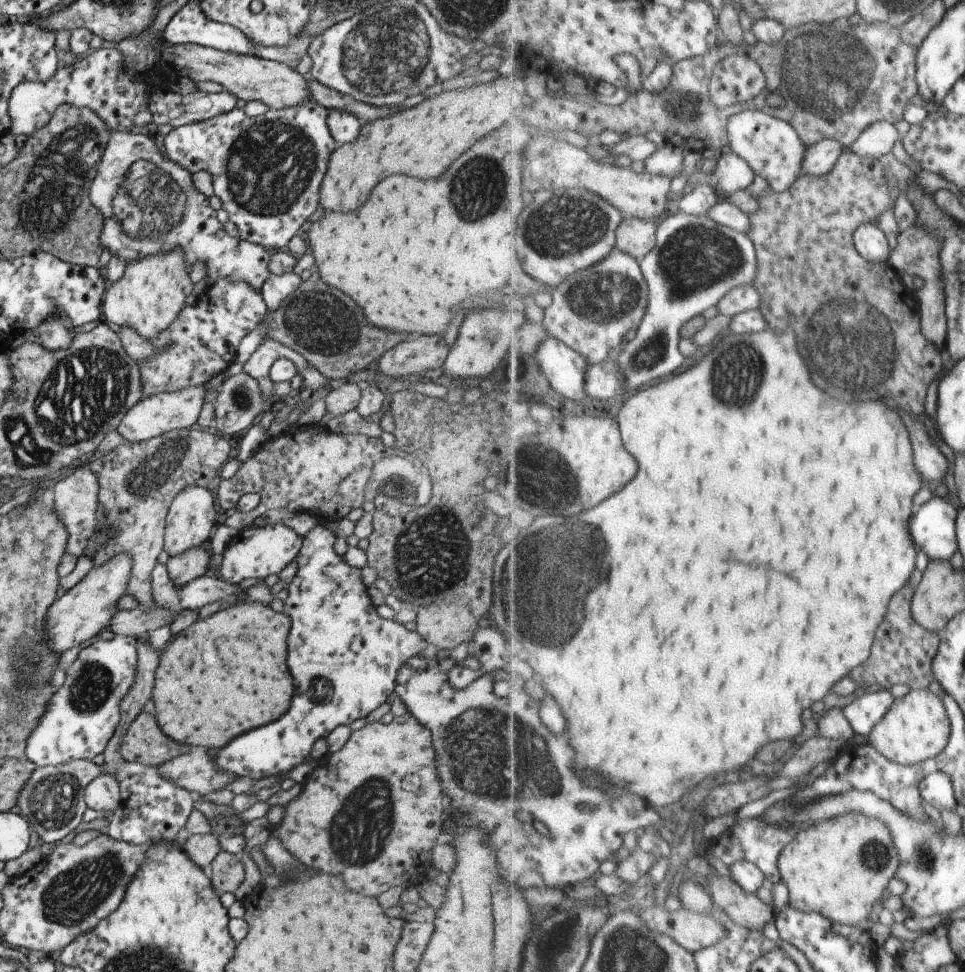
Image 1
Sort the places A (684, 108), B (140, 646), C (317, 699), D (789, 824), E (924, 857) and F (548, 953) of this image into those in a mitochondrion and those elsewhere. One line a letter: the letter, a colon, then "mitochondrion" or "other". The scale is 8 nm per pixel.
A: mitochondrion
B: other
C: other
D: other
E: mitochondrion
F: mitochondrion

